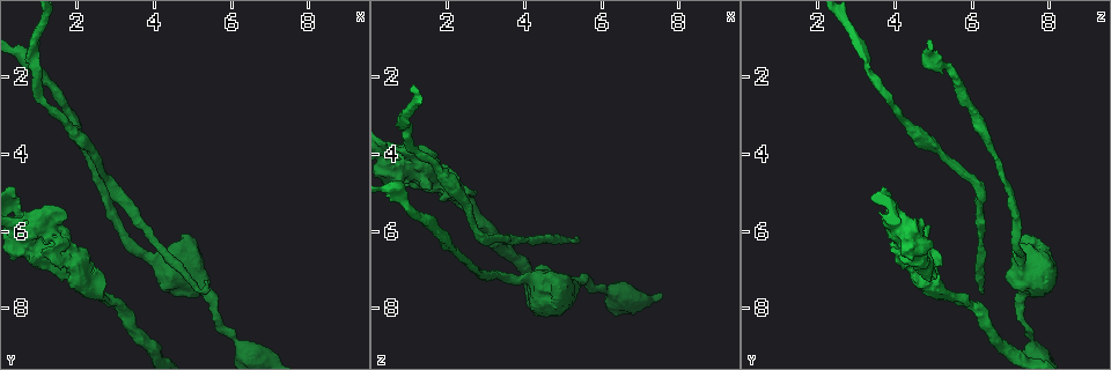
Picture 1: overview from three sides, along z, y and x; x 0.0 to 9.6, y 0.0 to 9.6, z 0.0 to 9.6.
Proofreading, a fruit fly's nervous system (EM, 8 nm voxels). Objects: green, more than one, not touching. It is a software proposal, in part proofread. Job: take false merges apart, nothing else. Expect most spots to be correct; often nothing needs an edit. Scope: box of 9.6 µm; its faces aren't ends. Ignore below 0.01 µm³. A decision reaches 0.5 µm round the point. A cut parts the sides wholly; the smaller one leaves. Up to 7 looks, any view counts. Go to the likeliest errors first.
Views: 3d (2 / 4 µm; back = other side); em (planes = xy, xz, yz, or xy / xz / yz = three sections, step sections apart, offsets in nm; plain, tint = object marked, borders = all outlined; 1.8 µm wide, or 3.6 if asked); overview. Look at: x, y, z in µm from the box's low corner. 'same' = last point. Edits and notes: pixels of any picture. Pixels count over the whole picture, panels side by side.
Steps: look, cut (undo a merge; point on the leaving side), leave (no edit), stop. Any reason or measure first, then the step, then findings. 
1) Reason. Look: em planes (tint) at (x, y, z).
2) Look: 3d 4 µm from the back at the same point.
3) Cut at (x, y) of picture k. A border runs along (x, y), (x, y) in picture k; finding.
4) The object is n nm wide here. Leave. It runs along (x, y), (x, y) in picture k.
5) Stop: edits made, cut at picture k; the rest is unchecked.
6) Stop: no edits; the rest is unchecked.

Looks like a crossing. Look: 3d 4 µm at (0.85, 6.15, 4.10).

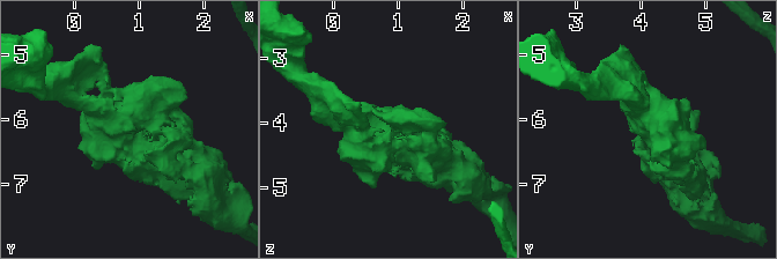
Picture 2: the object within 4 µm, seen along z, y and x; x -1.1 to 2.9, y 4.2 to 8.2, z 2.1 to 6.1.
Shape alone is not enough. Look: em 3.6 µm planes (tint) at (0.85, 6.10, 4.15).

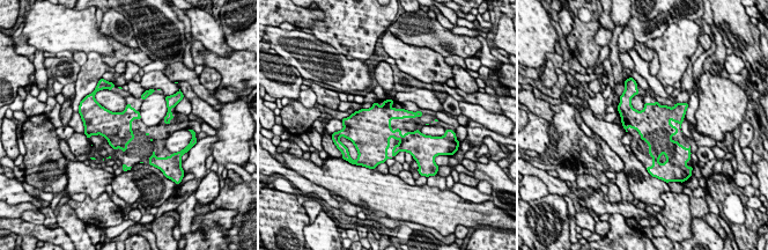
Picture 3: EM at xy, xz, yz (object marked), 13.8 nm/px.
Leave. All the same cell.

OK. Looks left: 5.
Look: 3d 4 µm at (4.80, 7.10, 6.15).

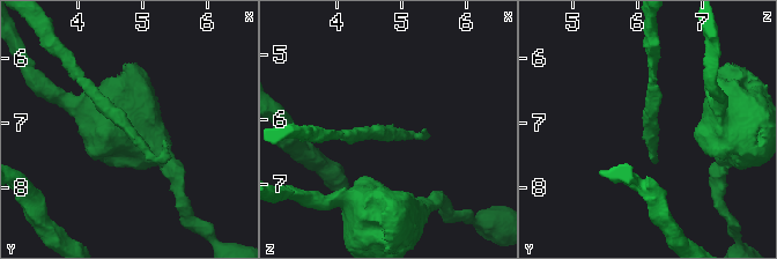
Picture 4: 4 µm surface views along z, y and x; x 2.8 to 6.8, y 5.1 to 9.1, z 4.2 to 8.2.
Need the tissue. Look: em xy step 8 (tint) at (4.85, 7.15, 6.20).

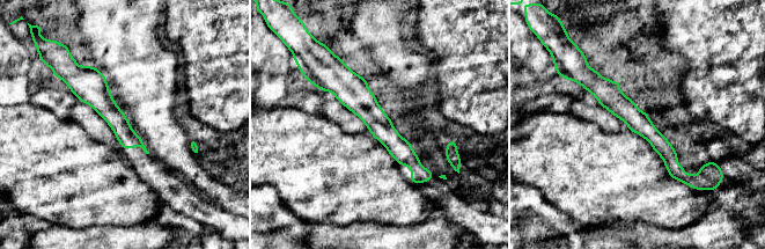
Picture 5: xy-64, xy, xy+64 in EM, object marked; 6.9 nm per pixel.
Look: em planes (borders) at the same point.

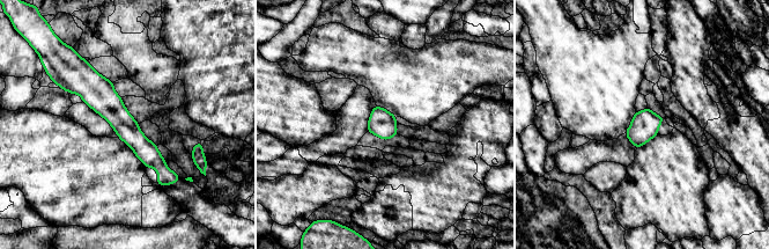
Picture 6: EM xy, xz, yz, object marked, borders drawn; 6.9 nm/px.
Leave. It runs along (67, 87), (87, 87), (171, 175) in picture 6; continuous, no second cell.

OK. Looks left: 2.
Calibre changes. Look: em planes (tint) at (2.35, 7.45, 5.00).

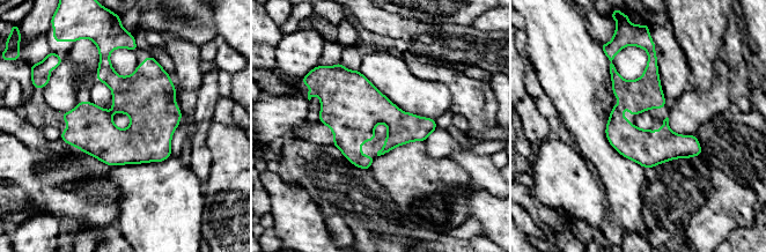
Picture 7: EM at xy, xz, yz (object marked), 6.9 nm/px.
Leave. It runs along (653, 58), (618, 109), (646, 164) in picture 7; continuous, no second cell.

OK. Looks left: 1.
Stop: no edits; the rest is unchecked.

